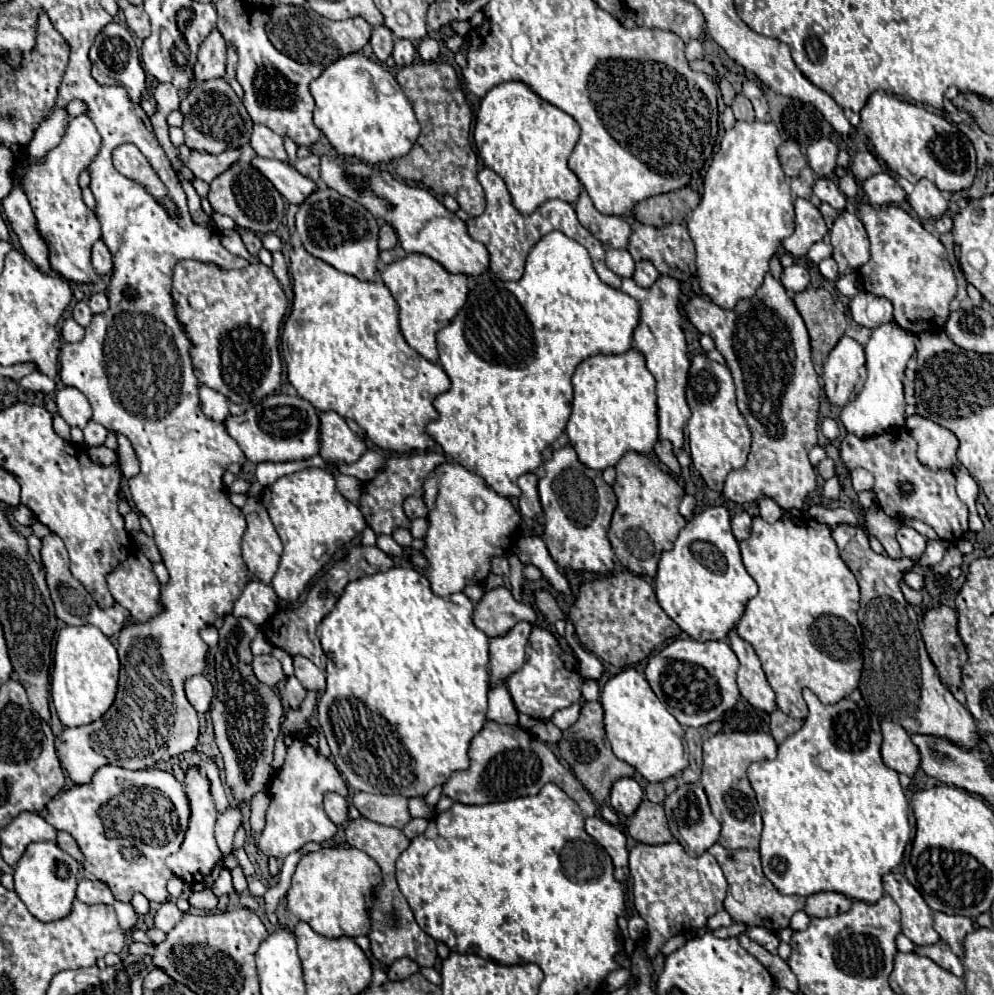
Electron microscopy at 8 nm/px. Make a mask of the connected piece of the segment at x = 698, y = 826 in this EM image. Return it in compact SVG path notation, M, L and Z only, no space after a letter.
M679 782L679 788L671 796L667 796L665 810L667 810L667 816L677 826L677 832L679 832L677 841L690 856L700 856L707 848L711 848L717 842L719 832L721 832L721 824L711 814L711 808L707 804L707 796L705 796L701 784L685 784L685 782Z

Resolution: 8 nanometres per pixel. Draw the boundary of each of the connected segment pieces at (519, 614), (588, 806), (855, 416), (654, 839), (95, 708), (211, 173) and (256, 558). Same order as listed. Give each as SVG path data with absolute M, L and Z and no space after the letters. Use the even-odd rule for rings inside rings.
M495 588L485 592L481 602L475 608L473 622L485 636L505 636L513 624L522 620L535 622L537 612L534 608L523 602L517 602L507 588Z
M487 722L471 742L469 760L471 766L465 772L453 772L449 782L443 786L443 794L453 798L455 802L489 804L519 796L533 796L547 782L553 782L579 804L585 818L597 812L593 798L583 788L583 784L573 776L573 772L557 760L557 756L545 742L541 742L537 736L519 726L501 726L495 722Z
M895 322L883 324L873 330L867 346L865 346L865 358L867 358L867 378L859 394L841 408L841 422L847 432L869 438L877 436L881 432L889 432L889 428L901 428L905 426L905 398L903 398L903 376L905 366L909 358L915 354L915 336L911 332L905 332Z
M643 800L637 812L629 818L627 832L641 844L667 844L673 840L661 804Z
M65 626L55 644L51 698L63 726L83 726L99 720L115 700L119 658L111 640L95 626Z
M191 150L189 160L187 160L187 168L201 180L211 182L213 178L217 178L219 174L223 174L231 164L235 164L241 156L241 150L229 150L229 152L221 152L217 156L211 154L201 154L197 150Z
M249 498L243 506L243 514L247 518L247 530L243 534L243 560L261 582L271 584L283 552L281 540L261 500Z

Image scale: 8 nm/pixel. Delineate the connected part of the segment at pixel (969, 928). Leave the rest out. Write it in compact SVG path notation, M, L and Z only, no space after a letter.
M935 912L933 928L941 936L941 940L947 942L959 958L963 958L963 938L975 930L973 920L965 916L949 916L943 912Z

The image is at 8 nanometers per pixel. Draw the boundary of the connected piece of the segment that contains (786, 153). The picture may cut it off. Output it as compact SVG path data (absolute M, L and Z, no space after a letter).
M787 140L787 142L779 148L779 160L781 160L783 172L785 172L789 178L799 176L799 172L807 166L807 158L801 154L797 142L793 142L793 140Z

